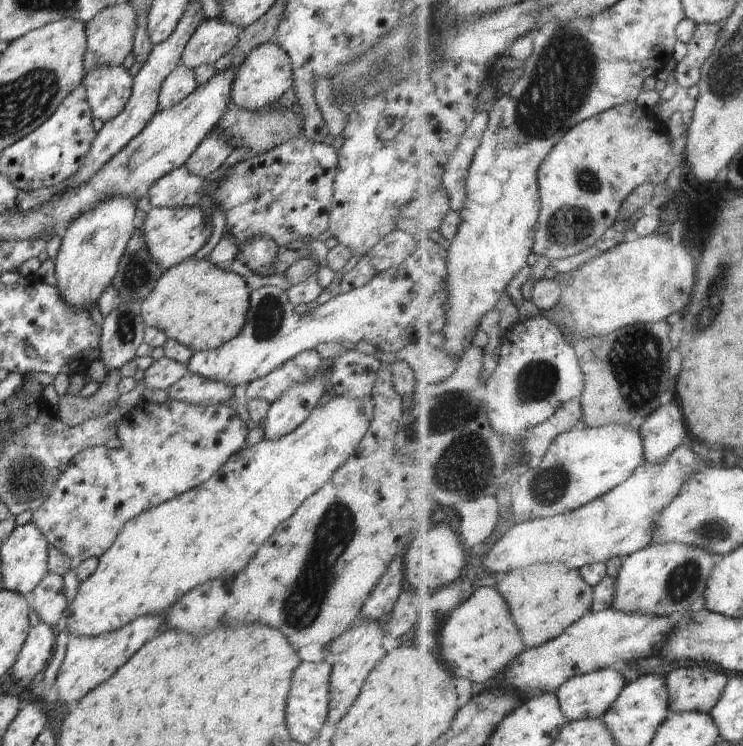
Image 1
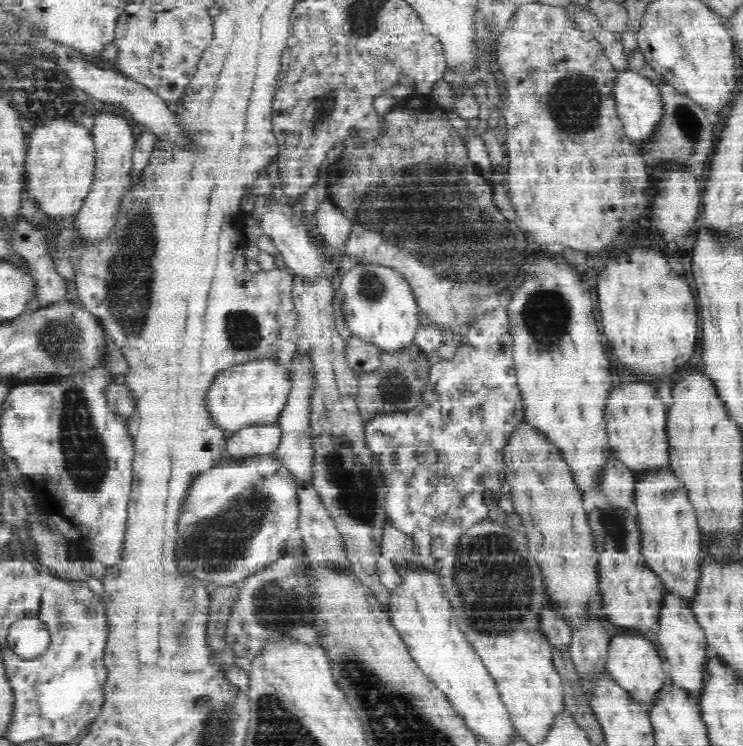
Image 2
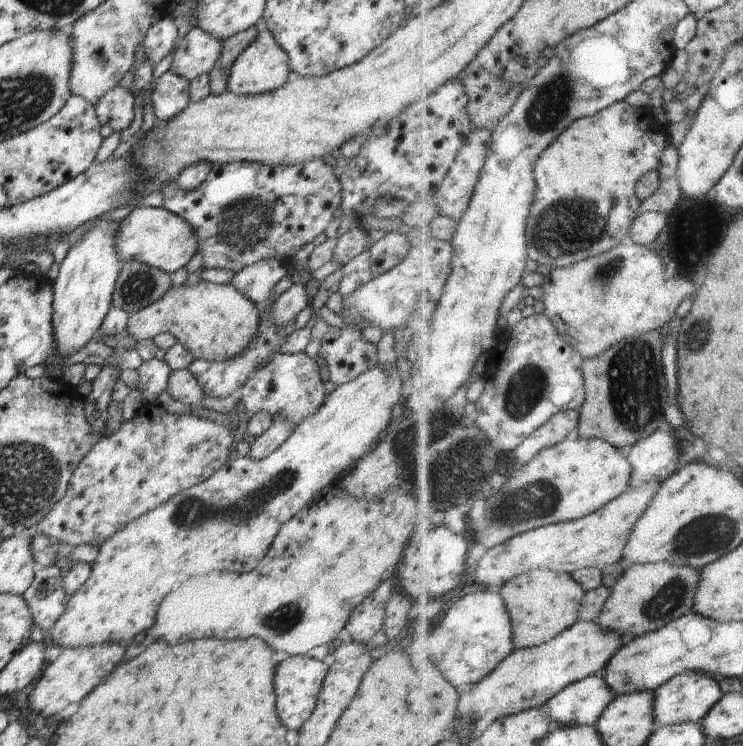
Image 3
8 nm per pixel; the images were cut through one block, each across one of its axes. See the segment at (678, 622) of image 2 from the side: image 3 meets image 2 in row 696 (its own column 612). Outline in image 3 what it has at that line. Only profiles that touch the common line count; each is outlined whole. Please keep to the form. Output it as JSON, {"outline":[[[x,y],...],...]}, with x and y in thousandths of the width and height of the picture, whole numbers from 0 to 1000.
{"outline":[[[810,902],[763,920],[736,944],[748,973],[803,975],[813,954],[830,933]]]}

